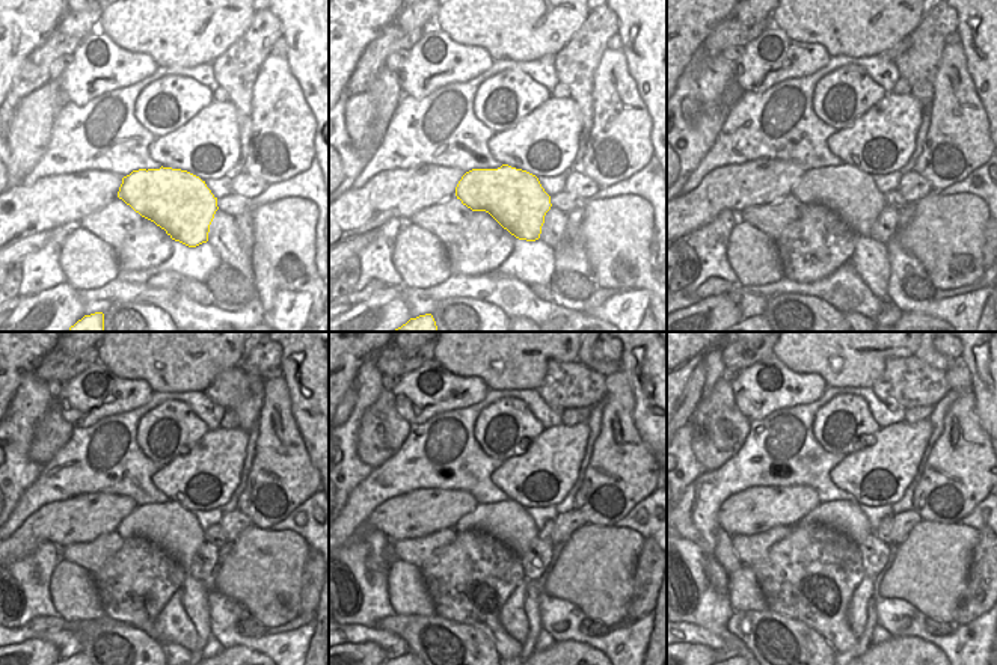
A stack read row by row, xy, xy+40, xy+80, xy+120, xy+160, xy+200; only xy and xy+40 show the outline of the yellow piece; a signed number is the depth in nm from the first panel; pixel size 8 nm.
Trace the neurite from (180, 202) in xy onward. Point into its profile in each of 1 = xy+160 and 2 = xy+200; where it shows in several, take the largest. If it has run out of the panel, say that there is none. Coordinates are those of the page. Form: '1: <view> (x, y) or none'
1: xy+160 (509, 522)
2: xy+200 (846, 517)

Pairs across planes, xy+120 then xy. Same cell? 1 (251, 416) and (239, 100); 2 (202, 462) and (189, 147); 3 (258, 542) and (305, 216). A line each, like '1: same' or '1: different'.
1: same
2: same
3: same

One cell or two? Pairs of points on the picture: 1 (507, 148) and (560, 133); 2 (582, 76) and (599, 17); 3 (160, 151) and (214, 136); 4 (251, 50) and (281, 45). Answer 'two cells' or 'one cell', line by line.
1: one cell
2: one cell
3: one cell
4: two cells

